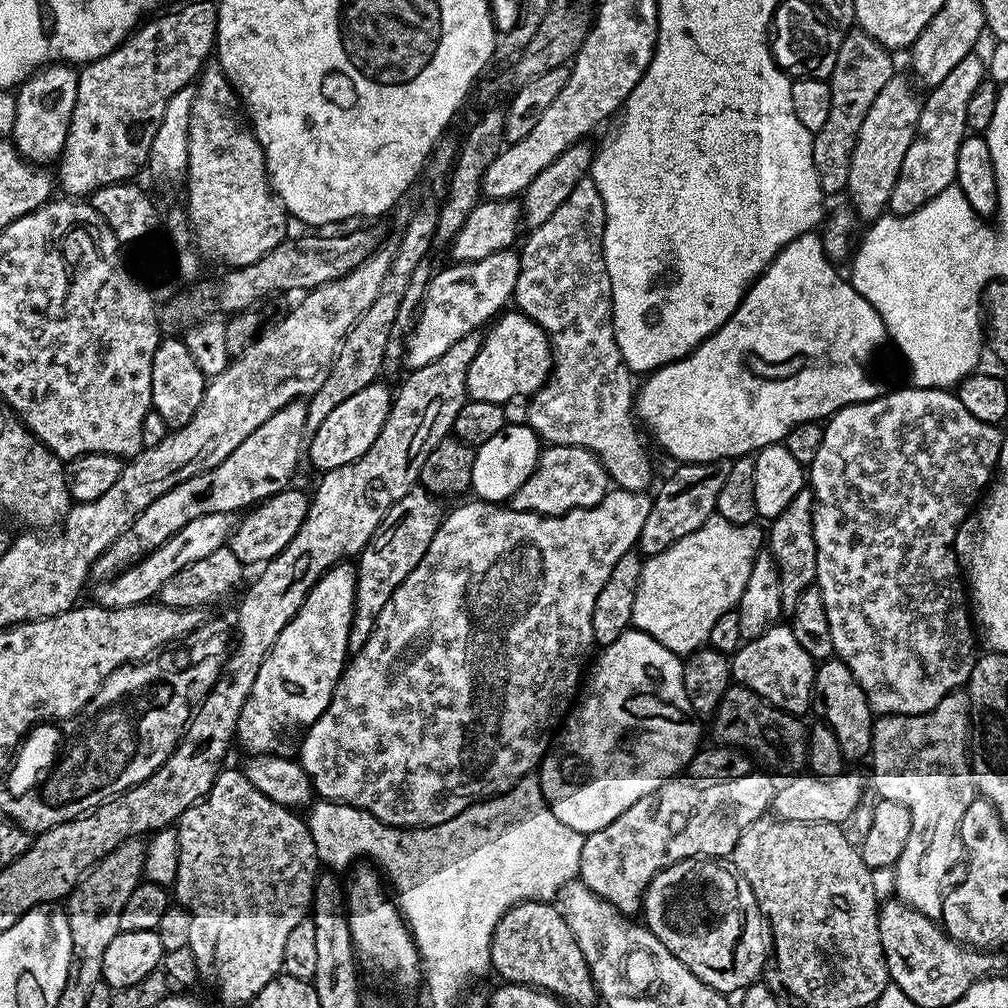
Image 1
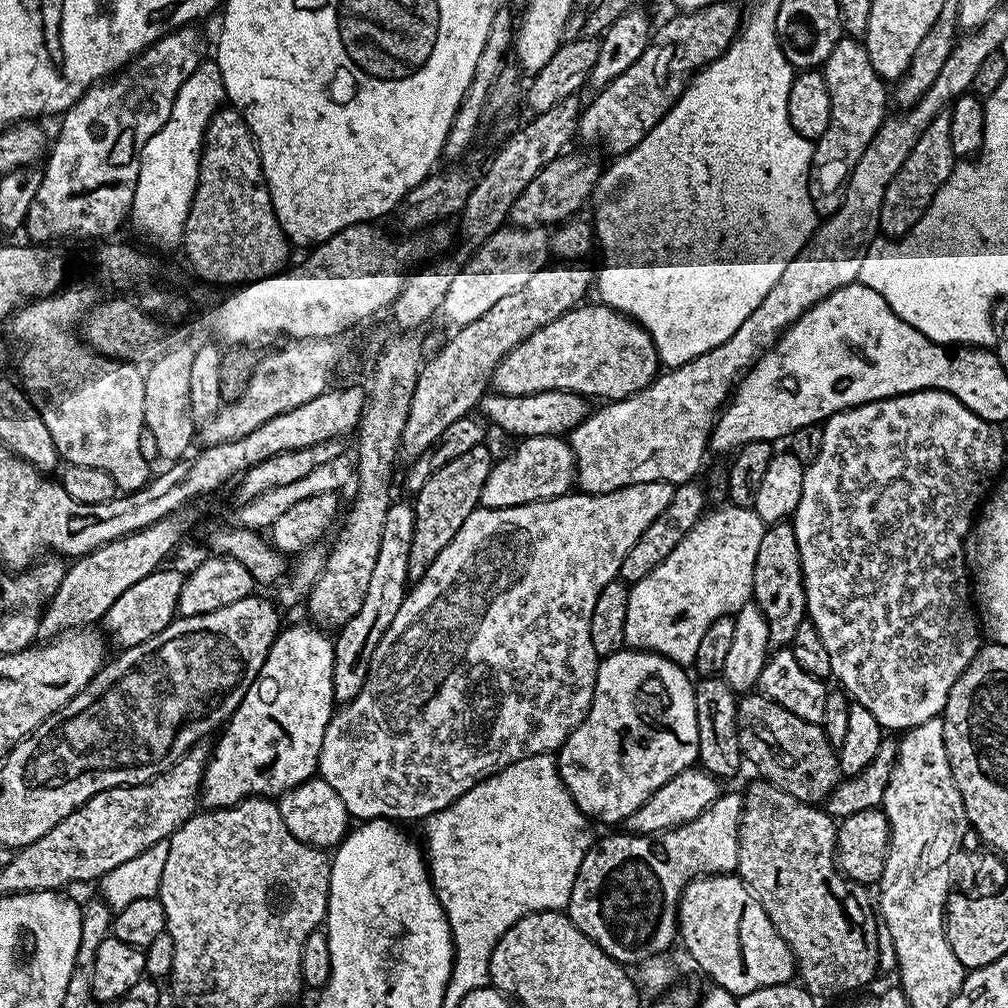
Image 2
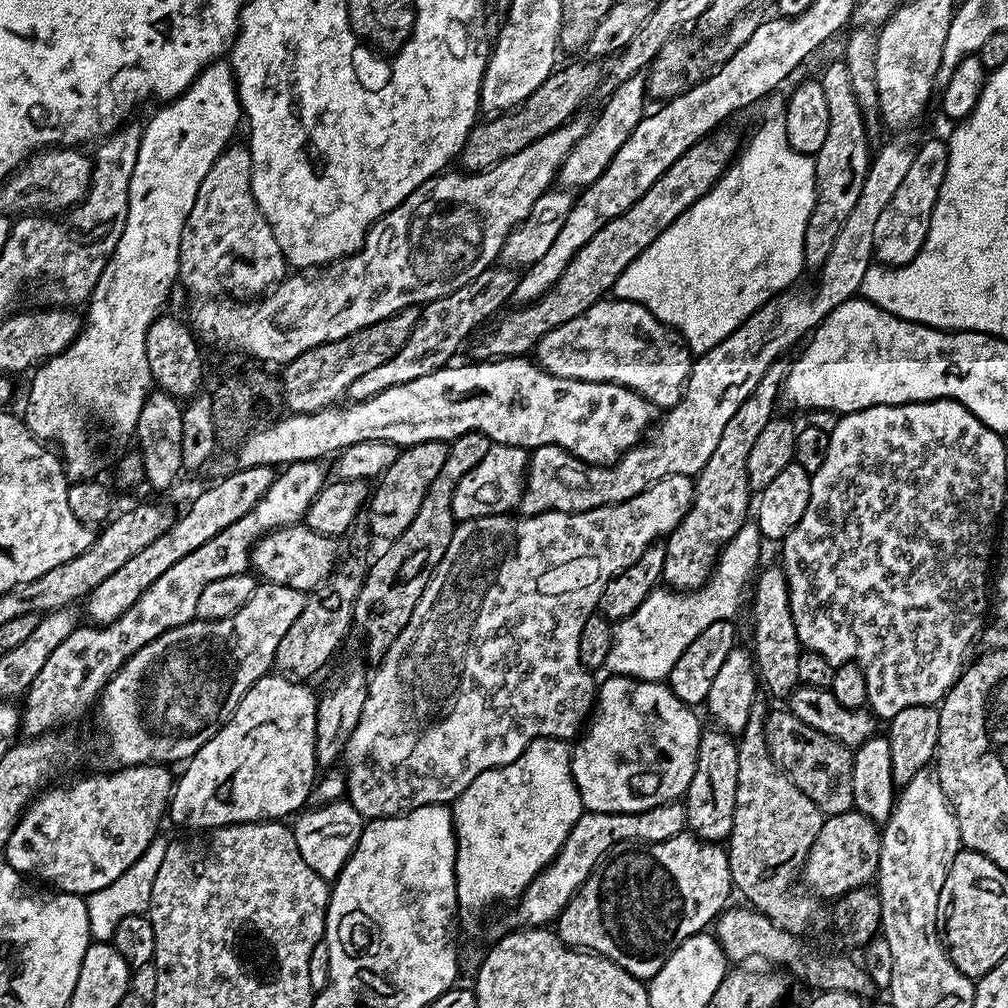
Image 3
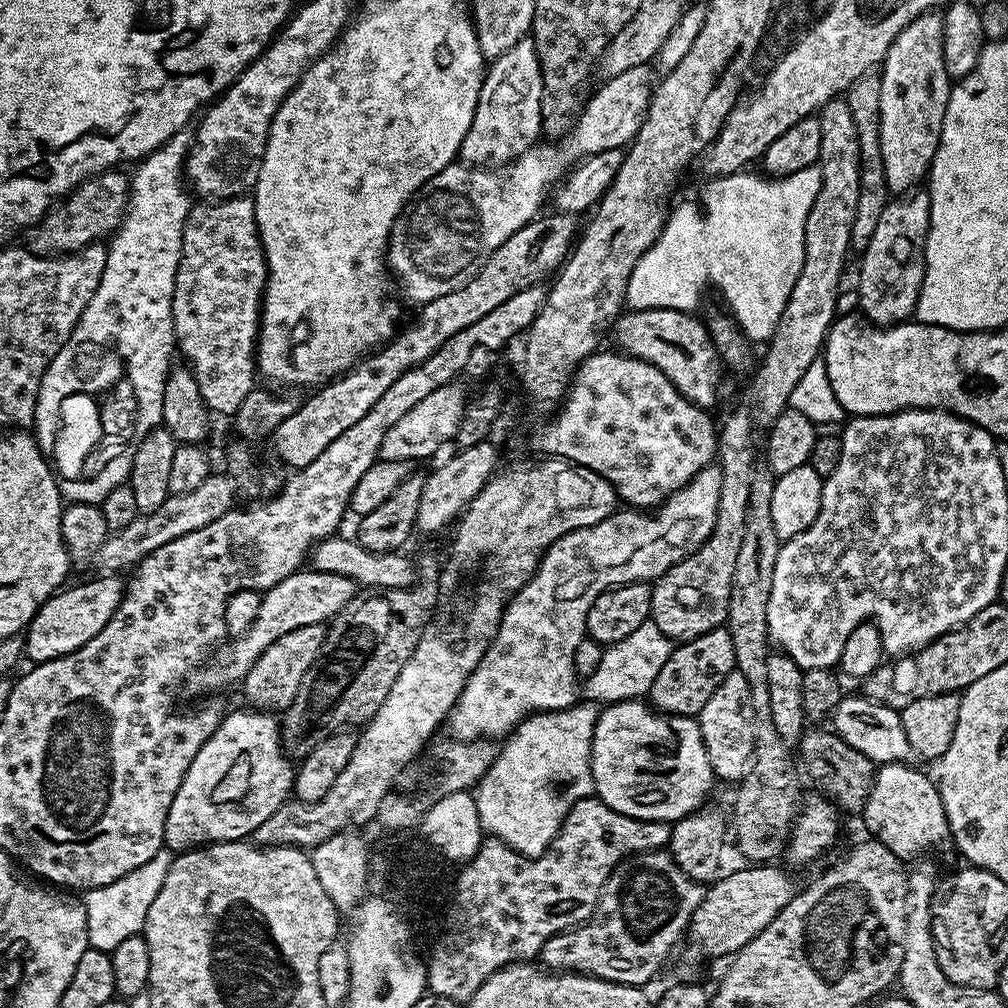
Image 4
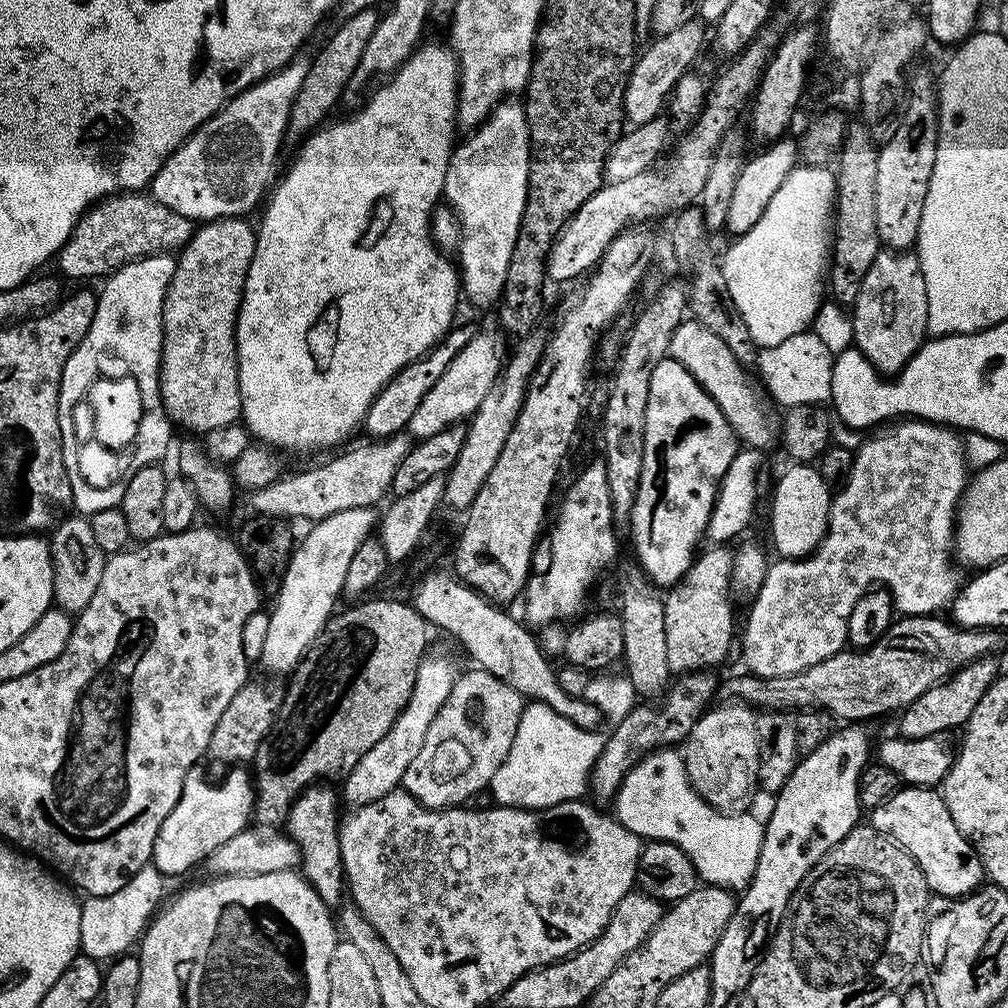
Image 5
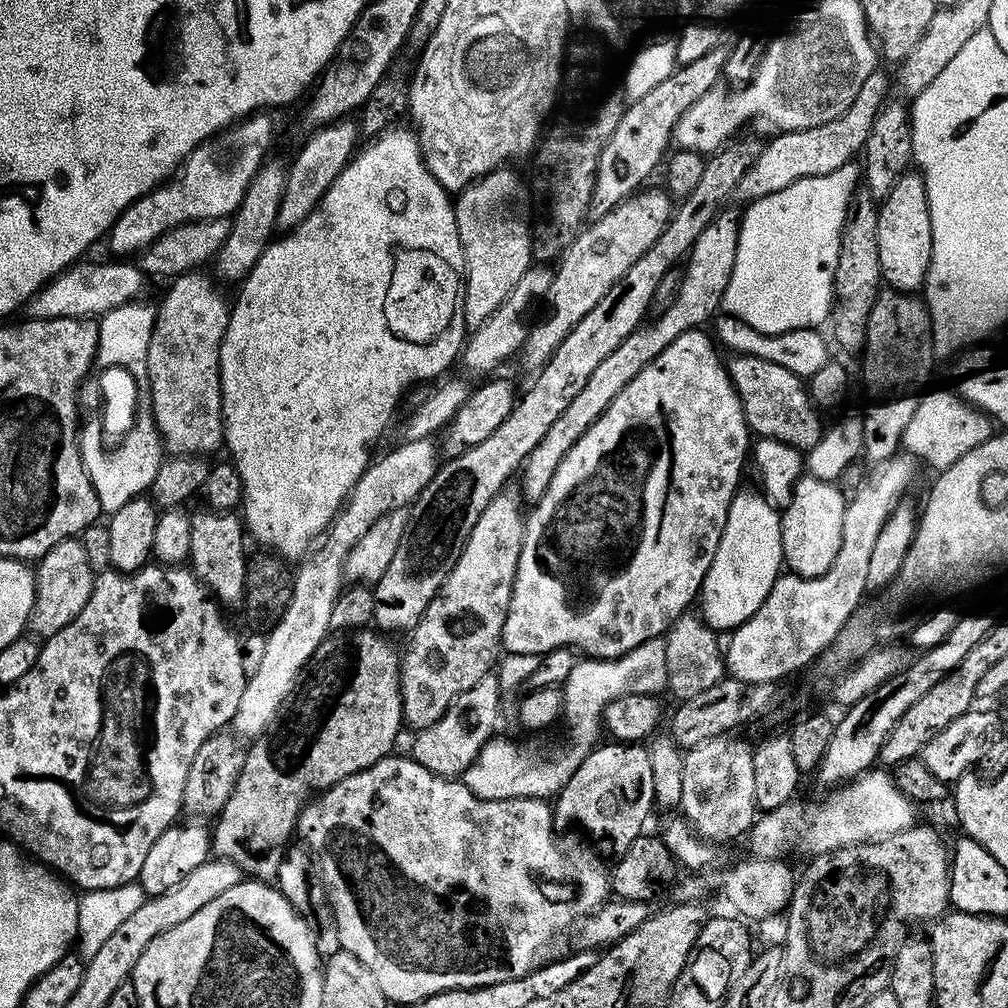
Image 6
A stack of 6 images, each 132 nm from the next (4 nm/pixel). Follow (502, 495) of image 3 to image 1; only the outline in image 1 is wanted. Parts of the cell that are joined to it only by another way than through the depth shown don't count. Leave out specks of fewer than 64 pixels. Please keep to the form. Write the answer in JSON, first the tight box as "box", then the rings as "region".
{"box":[510,444,610,516],"region":[[[553,444],[540,453],[535,470],[518,486],[510,507],[516,512],[533,512],[539,516],[561,516],[570,510],[593,508],[610,490],[610,477],[599,458],[585,448]]]}

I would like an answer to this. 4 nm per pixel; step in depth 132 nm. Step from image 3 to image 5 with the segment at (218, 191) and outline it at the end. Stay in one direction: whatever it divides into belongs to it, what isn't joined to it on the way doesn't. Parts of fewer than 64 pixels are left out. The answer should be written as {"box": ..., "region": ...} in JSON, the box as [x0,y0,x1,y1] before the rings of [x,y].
{"box":[160,216,256,434],"region":[[[227,216],[224,220],[201,223],[193,231],[190,242],[179,249],[174,278],[166,290],[162,310],[164,341],[160,359],[160,397],[173,425],[177,429],[185,428],[188,434],[203,434],[241,419],[236,319],[246,286],[246,274],[256,249],[256,228],[248,222],[244,218]]]}

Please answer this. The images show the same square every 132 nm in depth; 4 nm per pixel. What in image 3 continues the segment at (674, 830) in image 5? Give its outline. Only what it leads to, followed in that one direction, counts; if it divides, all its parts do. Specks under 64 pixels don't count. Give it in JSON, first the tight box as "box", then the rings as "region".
{"box":[572,676,702,812],"region":[[[610,676],[603,682],[594,701],[594,719],[587,725],[588,733],[586,728],[572,748],[572,773],[585,809],[590,812],[645,812],[654,806],[679,801],[687,793],[696,769],[702,724],[696,721],[692,713],[695,711],[682,703],[664,682],[632,680],[628,676]]]}

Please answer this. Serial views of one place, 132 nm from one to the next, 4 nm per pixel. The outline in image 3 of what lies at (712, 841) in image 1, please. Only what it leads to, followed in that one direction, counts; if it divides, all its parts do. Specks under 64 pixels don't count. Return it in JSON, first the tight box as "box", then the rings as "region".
{"box":[554,830,734,982],"region":[[[685,830],[679,832],[674,838],[666,838],[661,844],[650,844],[647,842],[637,843],[635,846],[625,847],[623,850],[613,851],[604,857],[597,864],[596,869],[586,878],[586,882],[576,891],[574,898],[570,898],[570,902],[560,915],[554,921],[554,931],[557,938],[564,943],[567,948],[578,948],[586,952],[595,952],[597,956],[604,956],[610,962],[614,962],[622,970],[626,970],[633,976],[635,980],[648,982],[652,976],[658,974],[663,964],[677,950],[678,946],[684,942],[688,936],[692,936],[698,932],[705,931],[715,921],[721,912],[729,907],[728,899],[734,896],[734,885],[732,875],[730,874],[730,862],[728,861],[728,853],[719,843],[701,840],[692,835],[691,831]]]}

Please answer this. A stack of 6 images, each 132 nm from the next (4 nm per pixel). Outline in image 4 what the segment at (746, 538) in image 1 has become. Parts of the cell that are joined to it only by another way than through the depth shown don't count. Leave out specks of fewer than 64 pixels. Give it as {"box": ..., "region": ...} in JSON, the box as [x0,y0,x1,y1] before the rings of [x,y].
{"box":[582,618,674,706],"region":[[[650,618],[634,634],[622,638],[622,642],[607,645],[602,654],[602,663],[594,669],[590,678],[582,681],[582,696],[585,701],[597,706],[617,704],[623,700],[634,700],[647,697],[650,686],[654,686],[654,678],[666,666],[666,658],[670,658],[674,644]]]}

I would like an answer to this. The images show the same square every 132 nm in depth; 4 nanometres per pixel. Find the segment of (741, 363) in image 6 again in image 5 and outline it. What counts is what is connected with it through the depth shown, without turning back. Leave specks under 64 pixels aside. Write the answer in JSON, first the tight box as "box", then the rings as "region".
{"box":[667,318,782,450],"region":[[[685,318],[670,338],[667,355],[686,366],[686,370],[690,370],[690,374],[694,374],[694,378],[704,387],[706,394],[710,394],[710,398],[718,402],[718,410],[726,414],[726,422],[730,422],[741,445],[761,450],[772,448],[775,444],[777,447],[778,437],[782,432],[782,420],[778,412],[776,416],[777,405],[766,399],[757,381],[748,377],[749,369],[740,364],[734,354],[730,354],[730,346],[726,346],[722,338],[717,338],[697,320]]]}

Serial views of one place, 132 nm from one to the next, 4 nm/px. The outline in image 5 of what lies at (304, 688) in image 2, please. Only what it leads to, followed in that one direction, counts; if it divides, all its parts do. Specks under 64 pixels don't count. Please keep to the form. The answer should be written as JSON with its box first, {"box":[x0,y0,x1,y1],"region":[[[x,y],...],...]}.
{"box":[151,766,256,878],"region":[[[232,766],[227,769],[221,784],[211,784],[204,777],[203,767],[191,768],[186,774],[178,806],[166,814],[158,838],[154,838],[154,850],[151,867],[158,869],[166,878],[180,876],[191,870],[195,864],[203,865],[222,842],[230,842],[234,834],[249,827],[254,812],[256,789],[249,769],[244,766]]]}

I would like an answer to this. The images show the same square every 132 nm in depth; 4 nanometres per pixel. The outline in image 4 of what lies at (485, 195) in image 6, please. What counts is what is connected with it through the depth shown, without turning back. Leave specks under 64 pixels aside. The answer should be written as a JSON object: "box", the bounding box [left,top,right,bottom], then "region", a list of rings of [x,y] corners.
{"box":[459,39,542,166],"region":[[[531,39],[519,40],[513,48],[506,50],[487,65],[482,82],[482,90],[478,94],[478,106],[474,110],[474,122],[470,122],[470,130],[466,130],[466,138],[462,138],[459,159],[472,166],[484,166],[488,160],[511,162],[519,158],[541,139],[542,125],[542,70],[538,62],[536,48]]]}

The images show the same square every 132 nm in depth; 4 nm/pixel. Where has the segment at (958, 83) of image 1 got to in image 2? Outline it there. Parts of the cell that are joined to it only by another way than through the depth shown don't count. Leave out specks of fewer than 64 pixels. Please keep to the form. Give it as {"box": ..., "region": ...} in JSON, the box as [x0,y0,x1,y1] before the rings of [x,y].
{"box":[880,114,954,238],"region":[[[941,114],[926,126],[924,133],[914,142],[914,150],[910,150],[910,158],[902,162],[898,174],[886,186],[886,198],[882,198],[882,214],[880,215],[880,232],[888,238],[903,238],[912,231],[912,228],[926,214],[934,194],[950,178],[954,157],[950,150],[950,118]]]}

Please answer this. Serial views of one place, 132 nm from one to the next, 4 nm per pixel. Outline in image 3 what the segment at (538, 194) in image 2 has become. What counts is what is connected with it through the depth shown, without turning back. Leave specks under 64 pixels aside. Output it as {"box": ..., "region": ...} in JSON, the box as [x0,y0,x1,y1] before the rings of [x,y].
{"box":[558,75,648,190],"region":[[[643,75],[626,78],[626,82],[622,82],[622,86],[618,86],[618,90],[614,90],[614,94],[606,97],[600,113],[596,116],[596,121],[593,119],[589,123],[586,134],[582,134],[582,138],[578,138],[574,150],[570,150],[570,154],[562,162],[558,173],[559,183],[564,183],[568,188],[576,188],[575,190],[583,190],[592,185],[602,174],[602,170],[606,170],[606,166],[610,166],[610,158],[614,158],[614,154],[618,154],[622,142],[626,142],[626,138],[630,138],[630,134],[634,134],[634,126],[638,126],[638,122],[646,114],[644,100],[648,99],[648,82]]]}

